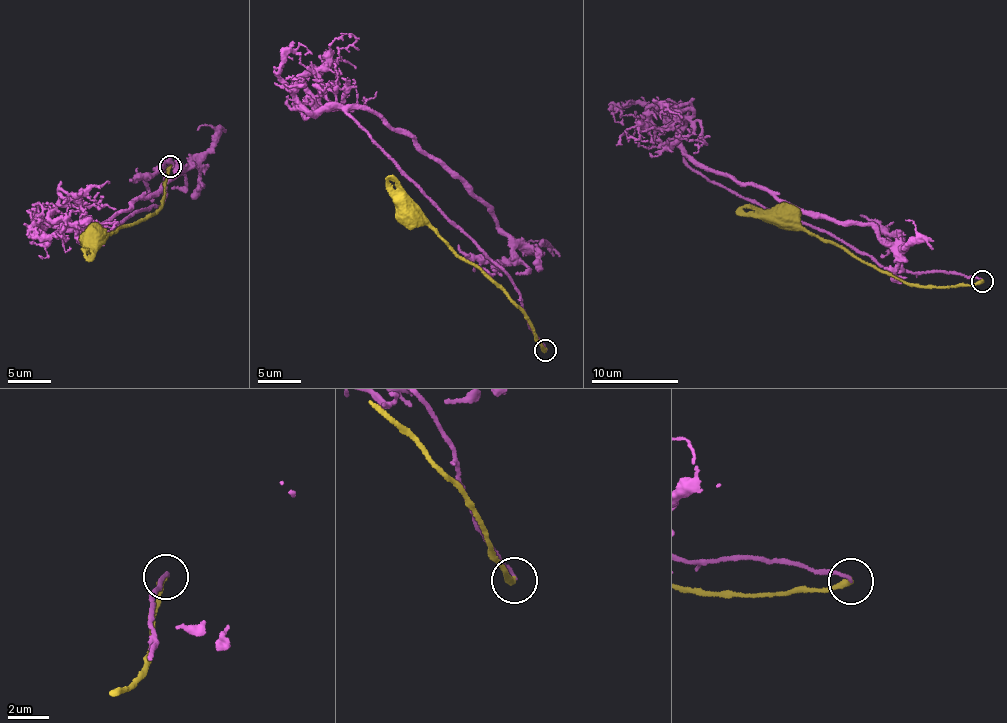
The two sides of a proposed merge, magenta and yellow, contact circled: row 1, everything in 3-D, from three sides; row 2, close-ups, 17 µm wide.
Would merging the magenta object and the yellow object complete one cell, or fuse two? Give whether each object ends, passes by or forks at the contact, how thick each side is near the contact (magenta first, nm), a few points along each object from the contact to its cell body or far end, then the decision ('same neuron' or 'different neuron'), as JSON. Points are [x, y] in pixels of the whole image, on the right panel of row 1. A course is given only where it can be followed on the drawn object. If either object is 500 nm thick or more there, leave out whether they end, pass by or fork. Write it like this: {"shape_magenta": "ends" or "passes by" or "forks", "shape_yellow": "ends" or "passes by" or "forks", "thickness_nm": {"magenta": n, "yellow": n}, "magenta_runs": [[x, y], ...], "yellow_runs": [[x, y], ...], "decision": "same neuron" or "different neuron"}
{"shape_magenta": "ends", "shape_yellow": "ends", "thickness_nm": {"magenta": 140, "yellow": 280}, "magenta_runs": [[982, 282], [880, 267], [717, 186], [685, 154], [882, 239], [896, 231], [880, 257]], "yellow_runs": [[982, 282], [930, 288], [904, 283], [835, 243], [820, 240], [791, 209], [786, 213]], "decision": "same neuron"}

